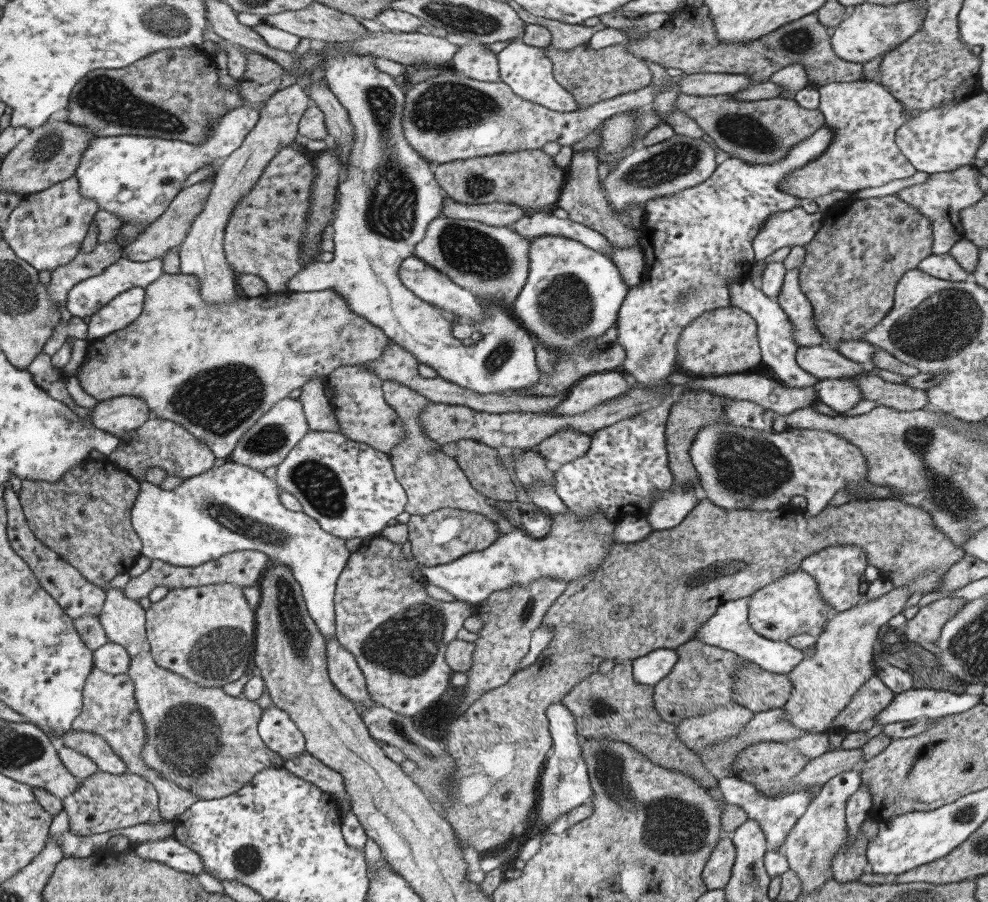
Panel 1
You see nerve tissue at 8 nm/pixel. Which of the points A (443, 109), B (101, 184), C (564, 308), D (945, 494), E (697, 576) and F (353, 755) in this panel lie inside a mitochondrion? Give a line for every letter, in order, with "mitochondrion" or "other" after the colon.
A: mitochondrion
B: other
C: mitochondrion
D: mitochondrion
E: mitochondrion
F: mitochondrion

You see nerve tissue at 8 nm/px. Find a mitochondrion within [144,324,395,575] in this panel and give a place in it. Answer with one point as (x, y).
(217, 401)

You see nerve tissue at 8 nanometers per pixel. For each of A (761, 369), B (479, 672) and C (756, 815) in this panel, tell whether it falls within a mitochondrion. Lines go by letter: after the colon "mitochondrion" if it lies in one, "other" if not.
A: other
B: other
C: other

